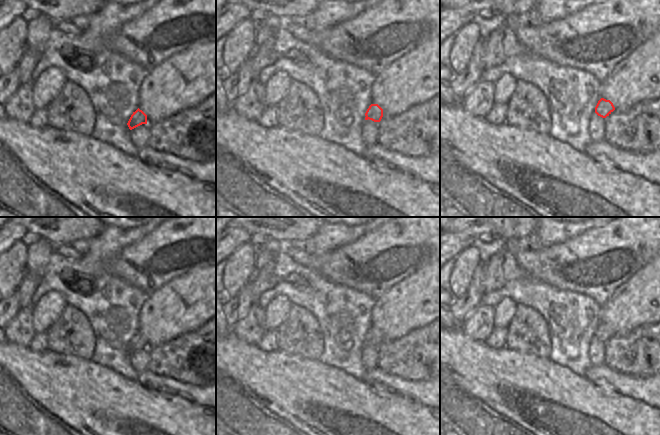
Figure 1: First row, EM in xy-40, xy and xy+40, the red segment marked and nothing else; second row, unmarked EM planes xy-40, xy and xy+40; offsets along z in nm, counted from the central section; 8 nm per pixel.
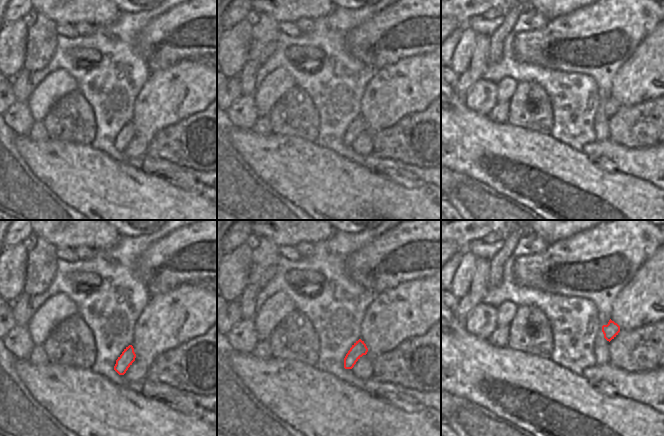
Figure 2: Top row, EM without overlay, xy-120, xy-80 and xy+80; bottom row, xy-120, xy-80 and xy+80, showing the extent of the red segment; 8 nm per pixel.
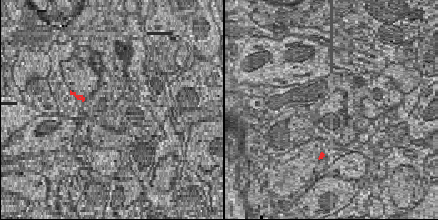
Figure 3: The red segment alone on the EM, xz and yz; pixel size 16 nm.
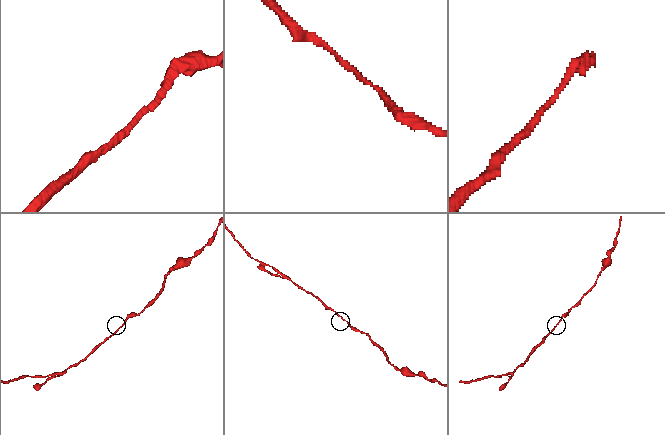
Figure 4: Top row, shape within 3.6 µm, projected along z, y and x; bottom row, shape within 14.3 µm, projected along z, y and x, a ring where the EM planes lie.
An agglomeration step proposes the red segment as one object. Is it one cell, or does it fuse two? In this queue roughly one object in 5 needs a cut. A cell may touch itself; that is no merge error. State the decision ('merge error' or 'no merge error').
no merge error

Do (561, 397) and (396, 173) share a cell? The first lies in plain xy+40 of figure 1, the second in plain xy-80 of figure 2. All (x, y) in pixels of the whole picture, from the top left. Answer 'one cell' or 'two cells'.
two cells

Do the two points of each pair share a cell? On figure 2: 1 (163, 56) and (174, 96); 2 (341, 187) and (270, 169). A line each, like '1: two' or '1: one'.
1: two
2: one

